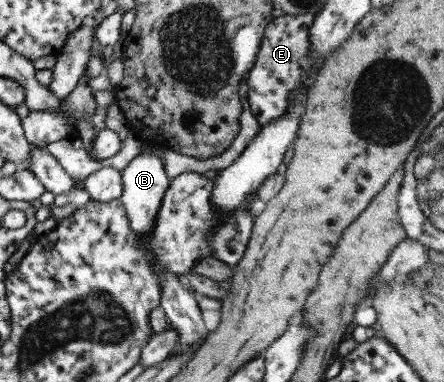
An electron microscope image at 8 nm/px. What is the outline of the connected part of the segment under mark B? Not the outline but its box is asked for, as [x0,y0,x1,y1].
[119,153,170,239]

